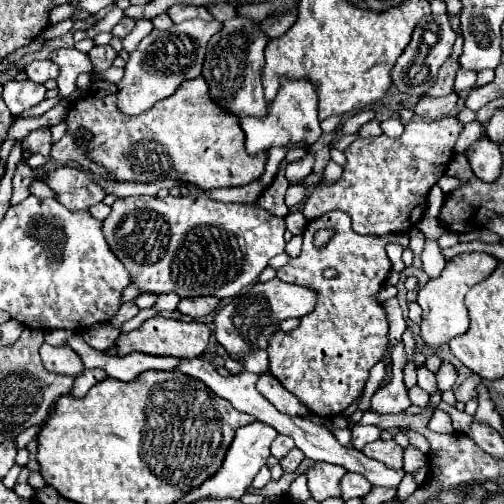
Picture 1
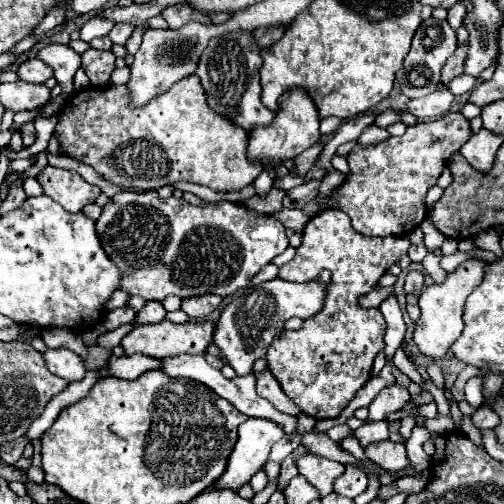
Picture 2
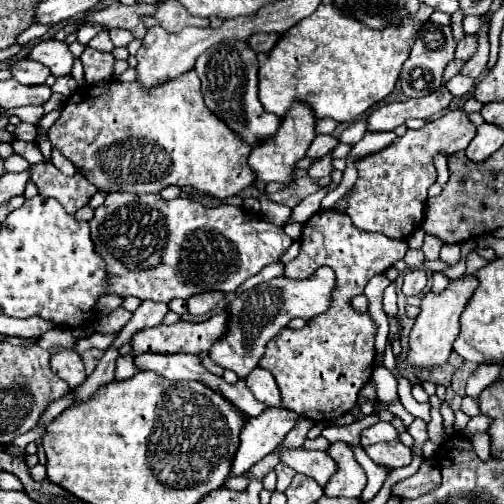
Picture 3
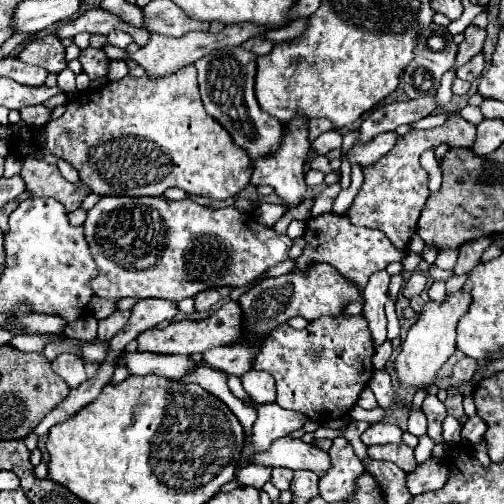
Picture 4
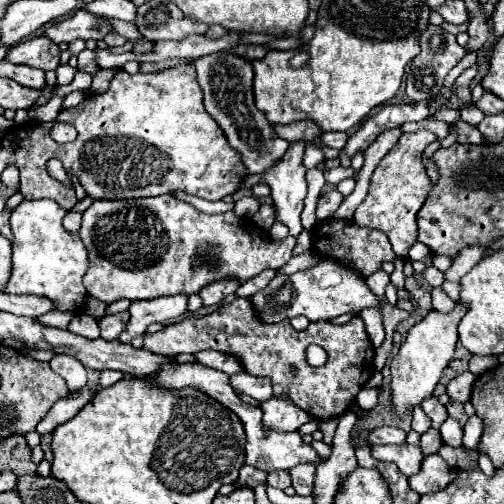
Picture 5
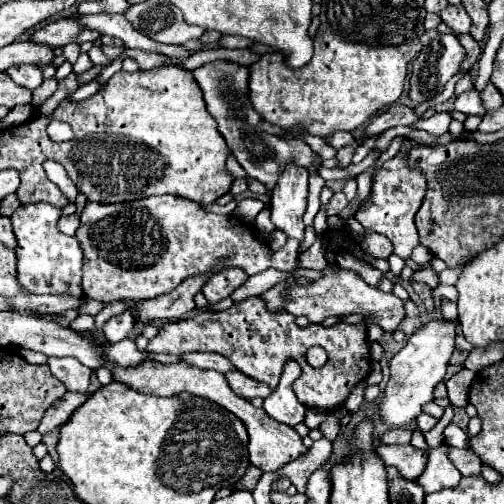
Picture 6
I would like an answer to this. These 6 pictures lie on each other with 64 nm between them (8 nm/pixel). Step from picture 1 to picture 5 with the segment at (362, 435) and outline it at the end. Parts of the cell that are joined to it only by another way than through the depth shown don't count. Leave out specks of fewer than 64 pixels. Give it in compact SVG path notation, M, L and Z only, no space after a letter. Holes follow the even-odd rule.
M382 426L370 432L368 440L372 444L404 444L406 442L406 432L402 428L392 428L392 426Z

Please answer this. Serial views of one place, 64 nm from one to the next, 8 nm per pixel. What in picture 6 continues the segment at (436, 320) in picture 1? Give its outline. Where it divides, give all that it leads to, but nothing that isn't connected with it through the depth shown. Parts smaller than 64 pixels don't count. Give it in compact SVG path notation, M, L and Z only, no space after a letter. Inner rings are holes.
M430 322L408 338L406 346L390 360L390 380L378 404L380 420L388 426L404 426L422 414L422 406L434 400L434 386L444 380L454 350L454 322Z

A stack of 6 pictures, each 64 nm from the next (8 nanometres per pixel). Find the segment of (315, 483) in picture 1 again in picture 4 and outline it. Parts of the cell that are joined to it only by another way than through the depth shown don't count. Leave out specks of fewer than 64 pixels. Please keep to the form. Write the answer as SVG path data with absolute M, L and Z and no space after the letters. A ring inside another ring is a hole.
M292 436L276 438L270 448L252 456L252 464L264 464L270 468L292 468L292 470L312 470L318 476L330 468L330 456L316 448L314 444L306 444Z

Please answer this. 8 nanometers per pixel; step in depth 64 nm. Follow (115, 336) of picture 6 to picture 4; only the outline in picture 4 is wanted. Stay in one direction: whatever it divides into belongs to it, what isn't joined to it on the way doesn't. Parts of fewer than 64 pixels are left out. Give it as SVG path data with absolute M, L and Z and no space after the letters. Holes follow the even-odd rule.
M116 310L114 314L110 314L108 318L100 320L98 322L98 338L100 340L112 340L114 334L124 328L124 324L128 322L128 316L130 312L122 312L122 310Z

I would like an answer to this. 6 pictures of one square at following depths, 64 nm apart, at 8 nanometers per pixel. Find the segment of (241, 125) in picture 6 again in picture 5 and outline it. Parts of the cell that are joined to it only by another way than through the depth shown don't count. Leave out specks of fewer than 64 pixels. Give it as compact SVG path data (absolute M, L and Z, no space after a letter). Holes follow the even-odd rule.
M216 52L198 58L194 62L194 68L198 72L198 84L204 92L206 112L224 130L228 144L234 150L238 150L240 160L246 166L248 174L264 174L266 170L276 166L290 148L290 142L278 138L272 130L272 124L254 106L254 96L252 96L254 72L250 62L230 52ZM306 142L306 150L304 150L304 166L306 166L306 168L316 168L322 160L324 160L322 150L318 150L312 142Z

